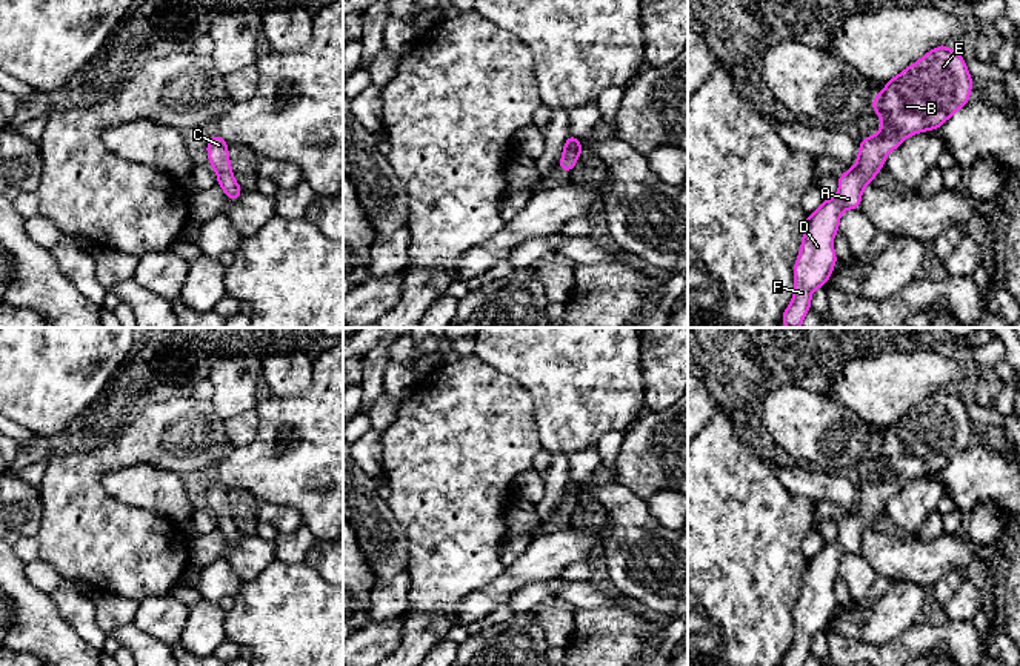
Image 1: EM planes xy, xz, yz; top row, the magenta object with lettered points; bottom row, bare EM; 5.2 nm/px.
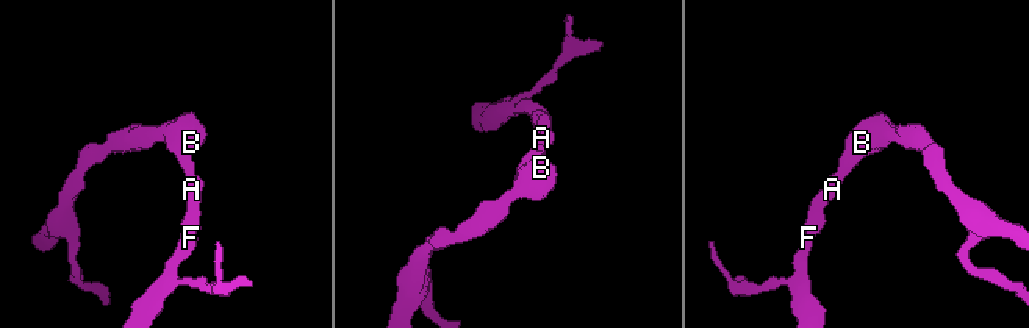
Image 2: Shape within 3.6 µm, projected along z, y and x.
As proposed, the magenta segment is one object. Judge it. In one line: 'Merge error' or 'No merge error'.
No merge error

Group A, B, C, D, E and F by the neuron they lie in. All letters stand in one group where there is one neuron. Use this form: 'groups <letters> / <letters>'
groups A B C D E F

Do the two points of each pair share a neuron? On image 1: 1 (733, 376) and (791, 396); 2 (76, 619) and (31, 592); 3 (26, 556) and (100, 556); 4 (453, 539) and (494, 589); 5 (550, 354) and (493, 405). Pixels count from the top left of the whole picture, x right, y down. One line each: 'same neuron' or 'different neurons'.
1: different neurons
2: different neurons
3: different neurons
4: different neurons
5: different neurons

